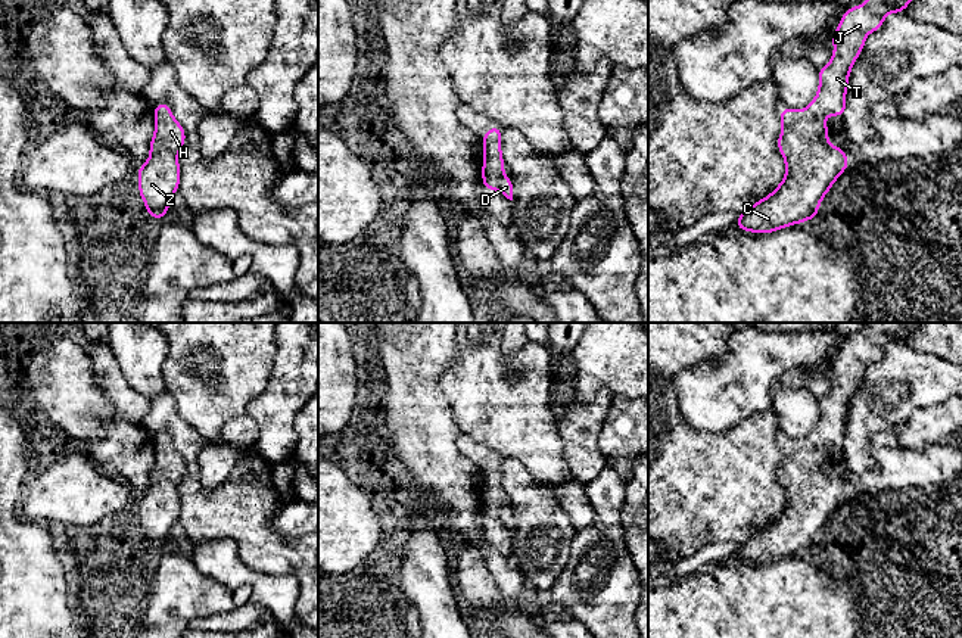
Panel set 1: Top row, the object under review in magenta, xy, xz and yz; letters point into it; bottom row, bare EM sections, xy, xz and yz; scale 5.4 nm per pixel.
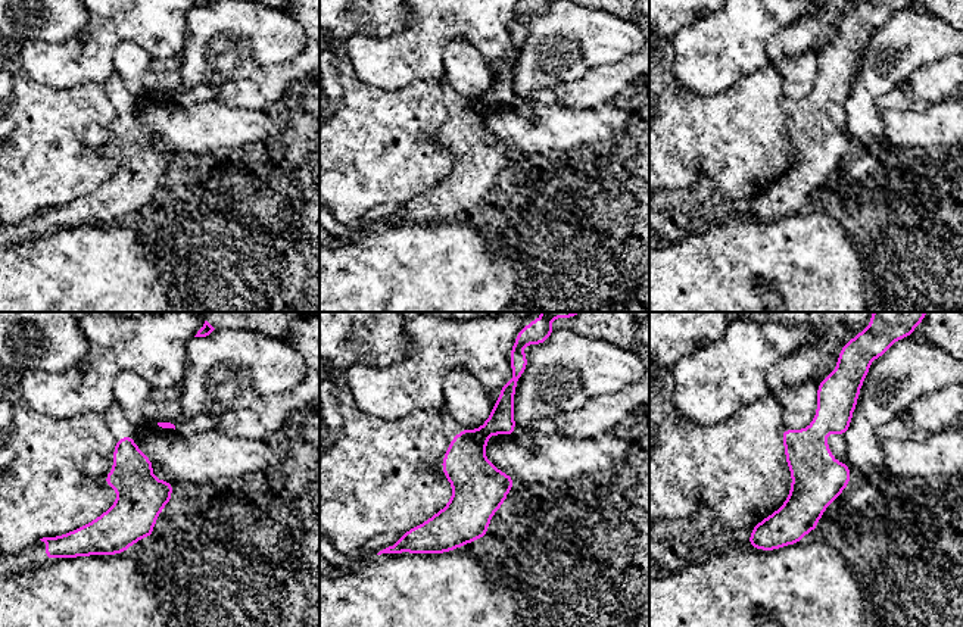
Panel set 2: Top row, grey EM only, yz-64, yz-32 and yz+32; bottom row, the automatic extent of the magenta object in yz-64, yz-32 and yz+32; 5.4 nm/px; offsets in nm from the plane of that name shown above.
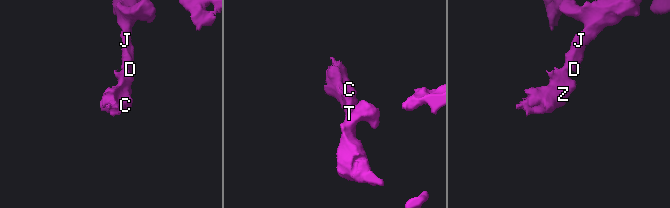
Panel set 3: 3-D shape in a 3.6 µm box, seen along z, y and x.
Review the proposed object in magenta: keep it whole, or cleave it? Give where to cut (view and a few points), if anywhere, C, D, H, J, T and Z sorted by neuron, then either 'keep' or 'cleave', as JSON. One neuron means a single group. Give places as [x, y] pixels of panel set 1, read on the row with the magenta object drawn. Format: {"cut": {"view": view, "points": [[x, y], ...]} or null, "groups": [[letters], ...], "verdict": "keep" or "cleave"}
{"cut": null, "groups": [["C", "D", "H", "J", "T", "Z"]], "verdict": "keep"}

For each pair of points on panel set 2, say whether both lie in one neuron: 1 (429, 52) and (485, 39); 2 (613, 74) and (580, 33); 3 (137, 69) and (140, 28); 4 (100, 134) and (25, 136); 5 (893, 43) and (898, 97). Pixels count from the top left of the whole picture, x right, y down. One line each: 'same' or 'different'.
1: same
2: different
3: different
4: different
5: different

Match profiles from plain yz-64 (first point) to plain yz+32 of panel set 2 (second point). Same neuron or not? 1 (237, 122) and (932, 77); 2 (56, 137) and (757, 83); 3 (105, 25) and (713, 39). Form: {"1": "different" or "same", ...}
{"1": "different", "2": "same", "3": "same"}

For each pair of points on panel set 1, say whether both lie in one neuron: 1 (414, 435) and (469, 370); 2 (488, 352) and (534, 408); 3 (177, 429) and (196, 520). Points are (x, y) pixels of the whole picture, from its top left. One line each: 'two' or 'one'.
1: two
2: one
3: one

